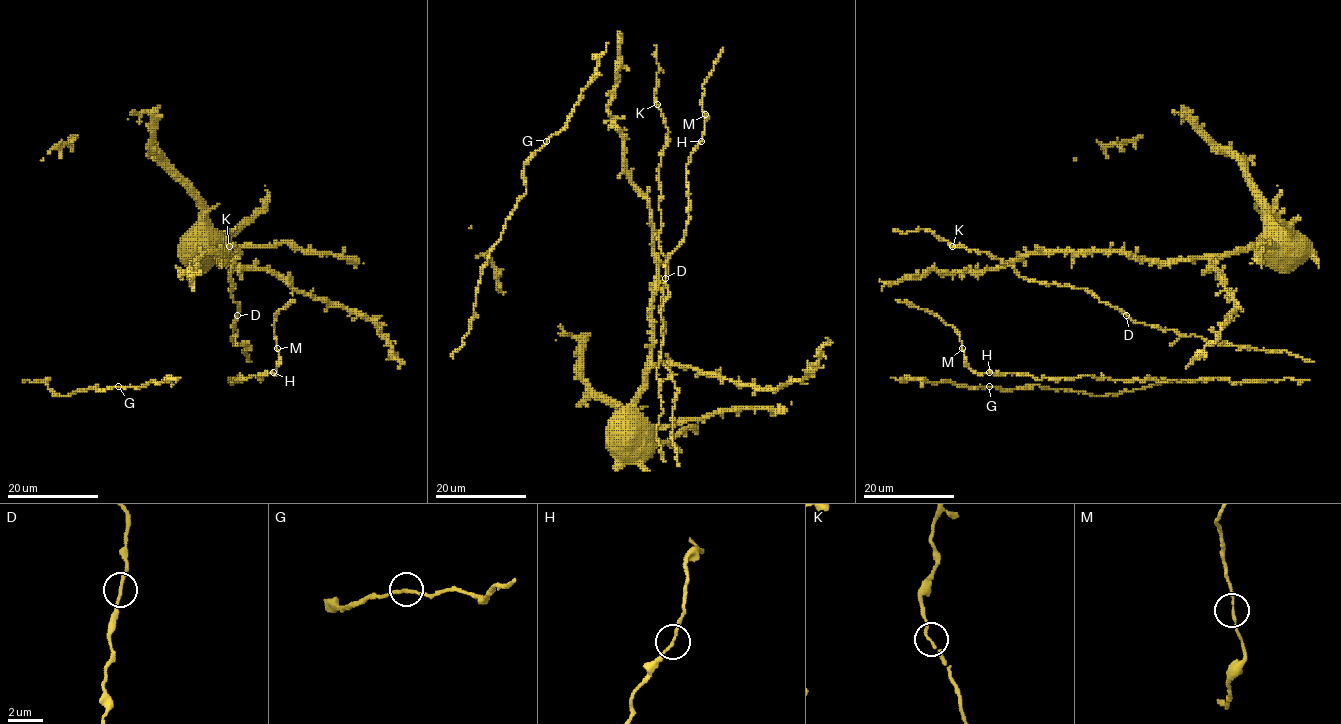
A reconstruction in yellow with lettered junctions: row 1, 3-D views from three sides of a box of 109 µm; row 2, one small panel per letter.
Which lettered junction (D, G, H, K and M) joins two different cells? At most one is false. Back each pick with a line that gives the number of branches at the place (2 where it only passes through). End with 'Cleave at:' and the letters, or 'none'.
Cleave at: none

